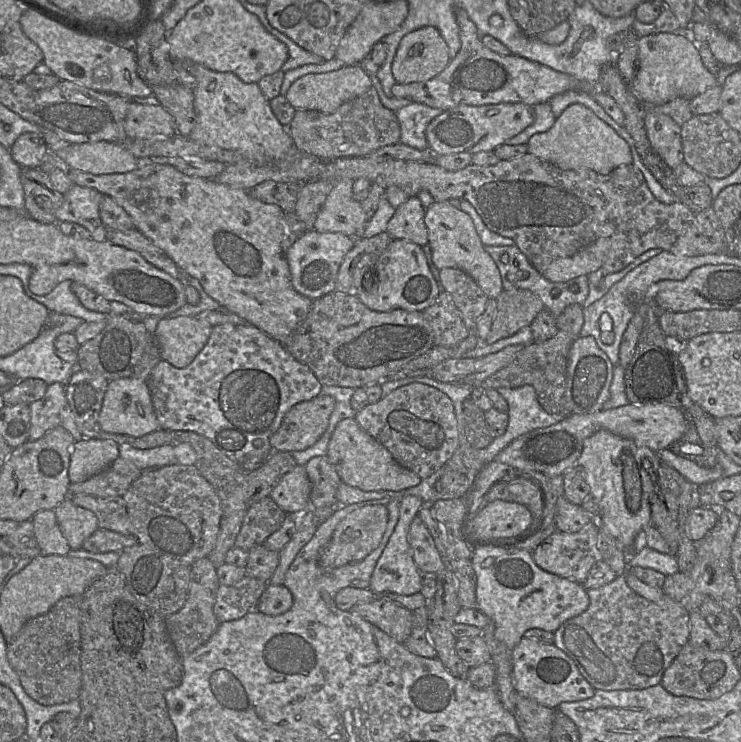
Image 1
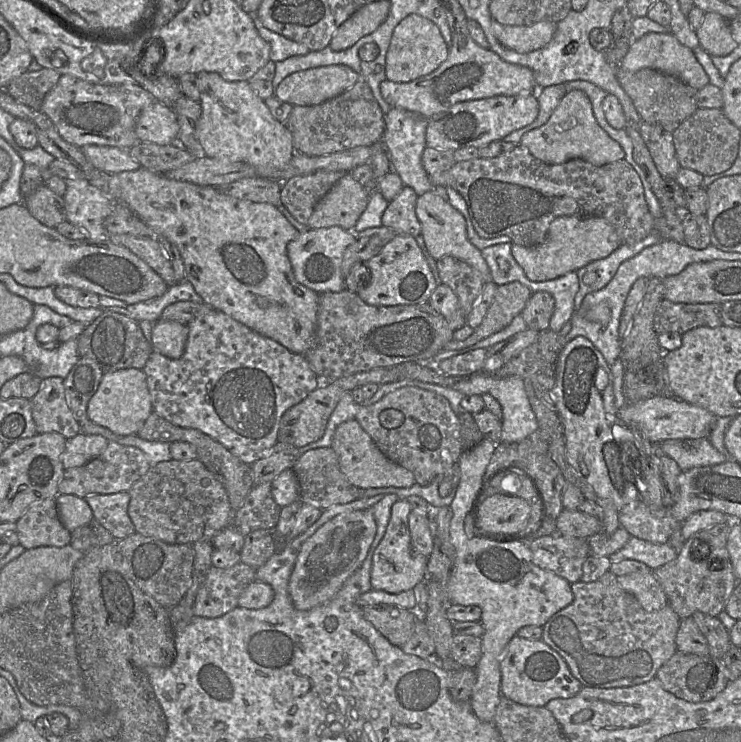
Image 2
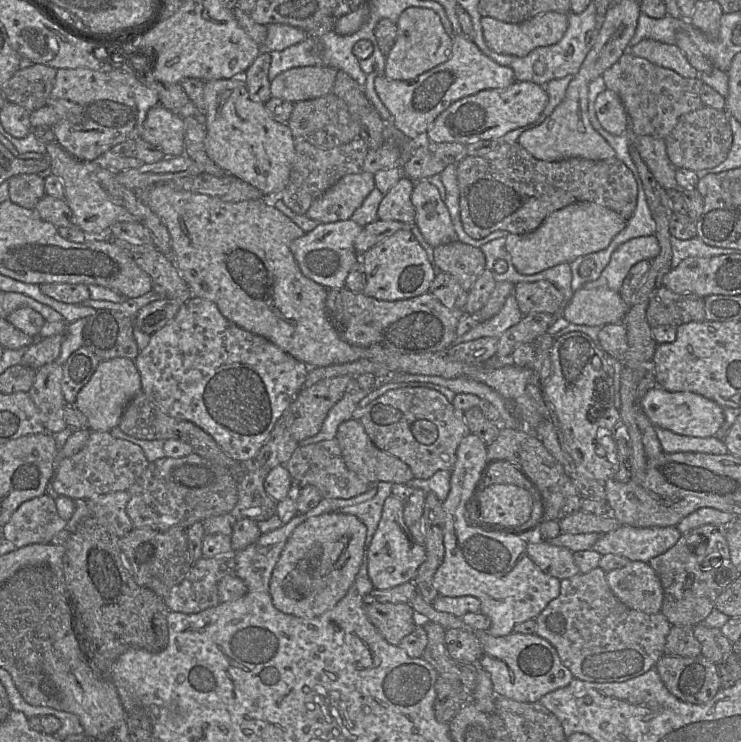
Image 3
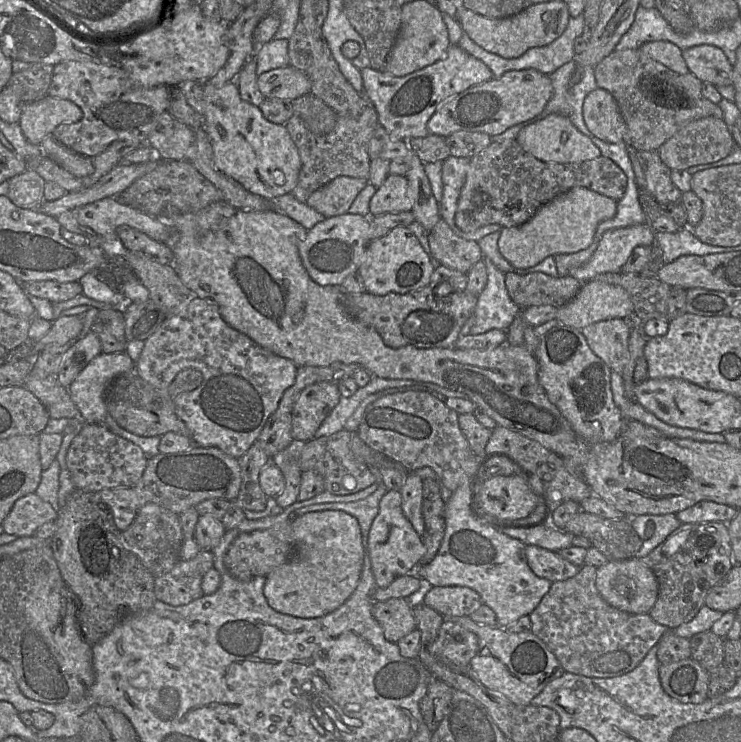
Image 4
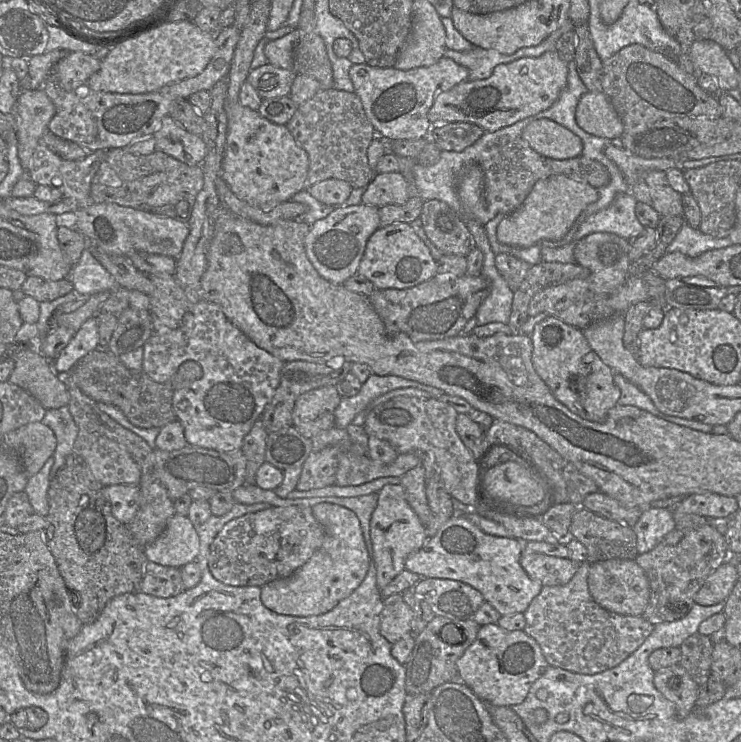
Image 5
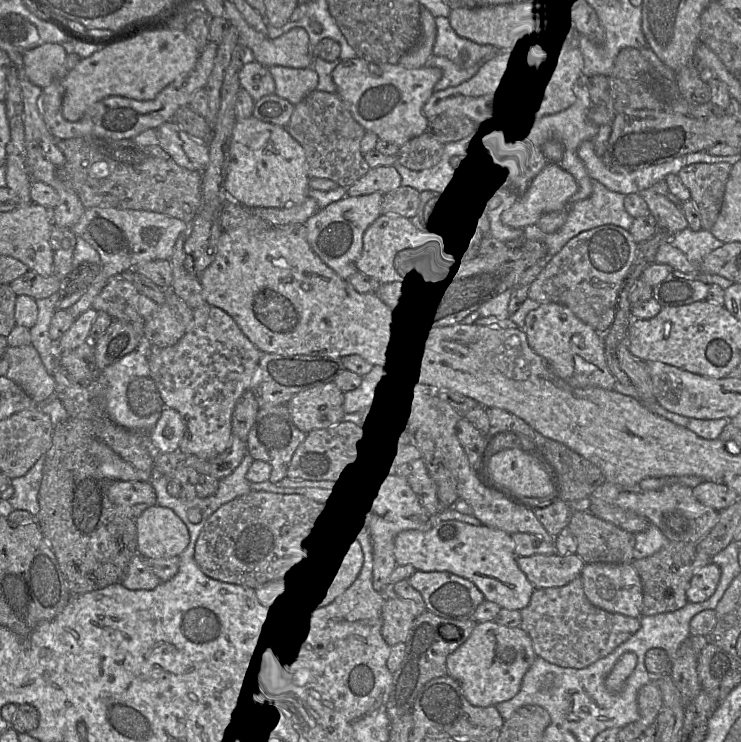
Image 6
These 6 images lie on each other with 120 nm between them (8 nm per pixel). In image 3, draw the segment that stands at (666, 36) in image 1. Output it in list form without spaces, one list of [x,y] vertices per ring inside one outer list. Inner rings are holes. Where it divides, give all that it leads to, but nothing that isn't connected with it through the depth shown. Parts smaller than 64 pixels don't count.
[[[643,39],[629,47],[627,52],[658,66],[671,69],[685,78],[700,78],[700,73],[688,62],[675,43]]]

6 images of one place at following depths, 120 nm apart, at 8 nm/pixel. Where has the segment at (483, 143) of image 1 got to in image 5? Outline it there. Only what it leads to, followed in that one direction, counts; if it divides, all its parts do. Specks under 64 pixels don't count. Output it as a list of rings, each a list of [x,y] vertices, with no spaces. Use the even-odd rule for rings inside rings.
[[[548,51],[539,57],[523,57],[510,63],[497,65],[490,77],[482,80],[465,81],[448,91],[440,93],[428,111],[428,120],[433,124],[468,122],[480,126],[485,132],[501,128],[534,116],[550,108],[558,99],[567,83],[568,61],[557,51]]]

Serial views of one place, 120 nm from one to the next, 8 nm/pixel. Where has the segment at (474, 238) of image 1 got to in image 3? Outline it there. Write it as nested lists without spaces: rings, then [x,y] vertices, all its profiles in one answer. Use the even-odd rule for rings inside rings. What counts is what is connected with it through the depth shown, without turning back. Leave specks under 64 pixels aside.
[[[422,179],[414,181],[411,201],[415,209],[415,224],[420,229],[424,239],[433,248],[458,240],[455,228],[453,226],[450,213],[440,193],[430,180]]]

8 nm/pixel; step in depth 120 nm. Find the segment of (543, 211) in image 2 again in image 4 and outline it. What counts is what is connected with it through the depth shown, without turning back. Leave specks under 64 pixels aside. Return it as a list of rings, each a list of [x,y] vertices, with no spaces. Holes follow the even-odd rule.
[[[516,139],[493,142],[488,149],[485,148],[470,158],[466,180],[457,205],[456,224],[465,232],[475,231],[488,224],[498,224],[501,227],[520,226],[529,221],[543,205],[573,187],[588,188],[618,201],[625,194],[627,176],[615,162],[604,156],[578,163],[545,162],[526,151]]]

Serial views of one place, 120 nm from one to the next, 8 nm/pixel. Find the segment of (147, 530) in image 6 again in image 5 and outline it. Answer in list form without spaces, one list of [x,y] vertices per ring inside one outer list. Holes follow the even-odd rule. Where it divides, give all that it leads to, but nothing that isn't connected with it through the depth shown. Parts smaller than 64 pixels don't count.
[[[175,513],[160,536],[143,551],[150,562],[179,568],[195,561],[199,553],[199,536],[187,516]]]

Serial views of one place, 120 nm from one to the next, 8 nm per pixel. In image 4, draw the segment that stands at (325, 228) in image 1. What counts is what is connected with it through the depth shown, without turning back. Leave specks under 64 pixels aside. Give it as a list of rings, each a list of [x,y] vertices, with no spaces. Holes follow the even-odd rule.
[[[338,176],[315,190],[306,203],[326,218],[345,214],[349,212],[360,191],[368,184],[368,179]]]

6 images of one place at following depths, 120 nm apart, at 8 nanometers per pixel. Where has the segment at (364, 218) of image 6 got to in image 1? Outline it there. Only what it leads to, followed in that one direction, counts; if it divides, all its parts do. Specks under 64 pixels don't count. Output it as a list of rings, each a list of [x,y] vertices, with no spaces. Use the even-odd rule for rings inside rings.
[[[309,229],[300,234],[287,253],[294,289],[311,300],[335,291],[339,267],[354,241],[353,237],[338,232],[319,233]]]

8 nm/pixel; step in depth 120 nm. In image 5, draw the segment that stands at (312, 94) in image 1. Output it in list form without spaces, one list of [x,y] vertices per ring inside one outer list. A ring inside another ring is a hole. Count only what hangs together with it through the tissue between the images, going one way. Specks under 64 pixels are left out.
[[[271,64],[250,70],[246,81],[256,90],[261,99],[289,96],[296,73]]]

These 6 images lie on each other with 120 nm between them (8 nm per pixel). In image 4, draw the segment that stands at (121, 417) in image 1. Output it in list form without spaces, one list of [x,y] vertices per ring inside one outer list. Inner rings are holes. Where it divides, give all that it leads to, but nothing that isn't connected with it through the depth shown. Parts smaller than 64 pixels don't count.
[[[126,352],[100,353],[79,373],[67,389],[69,396],[80,412],[81,421],[87,424],[104,424],[108,414],[105,391],[119,375],[135,371],[135,362]]]

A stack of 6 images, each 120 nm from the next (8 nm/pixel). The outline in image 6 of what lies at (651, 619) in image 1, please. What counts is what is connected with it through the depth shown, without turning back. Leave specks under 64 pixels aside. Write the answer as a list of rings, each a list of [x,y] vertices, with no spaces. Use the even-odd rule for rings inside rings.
[[[580,575],[562,587],[535,589],[529,604],[520,610],[520,628],[530,637],[535,654],[545,661],[563,667],[583,669],[609,655],[640,628],[639,618],[610,613],[589,602]]]

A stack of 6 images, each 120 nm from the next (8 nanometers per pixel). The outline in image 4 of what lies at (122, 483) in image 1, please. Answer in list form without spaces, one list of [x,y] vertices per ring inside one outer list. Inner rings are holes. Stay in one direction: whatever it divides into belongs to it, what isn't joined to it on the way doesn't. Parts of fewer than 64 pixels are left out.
[[[84,423],[66,455],[66,465],[75,488],[85,492],[134,487],[142,477],[147,461],[148,457],[140,447],[112,433],[104,424]]]

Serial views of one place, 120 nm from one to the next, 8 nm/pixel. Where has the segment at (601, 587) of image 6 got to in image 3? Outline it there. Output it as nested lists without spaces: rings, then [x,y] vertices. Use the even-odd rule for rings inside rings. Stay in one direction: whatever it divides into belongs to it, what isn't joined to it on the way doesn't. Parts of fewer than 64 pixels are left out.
[[[630,561],[622,568],[606,572],[606,580],[613,594],[628,608],[646,614],[660,612],[663,588],[648,563]]]

